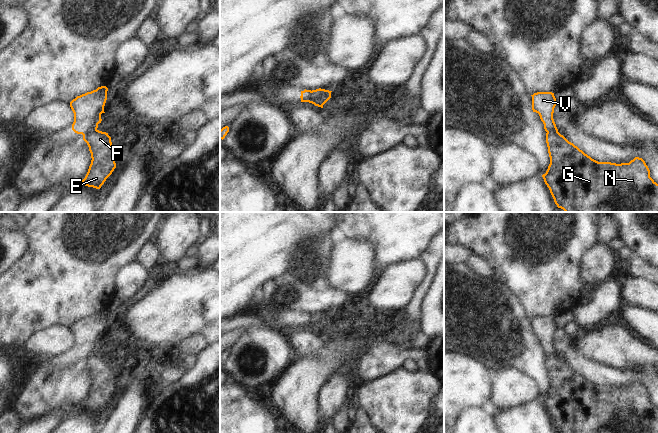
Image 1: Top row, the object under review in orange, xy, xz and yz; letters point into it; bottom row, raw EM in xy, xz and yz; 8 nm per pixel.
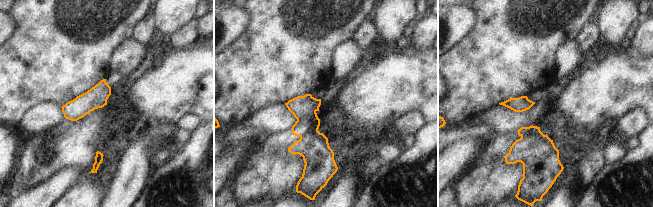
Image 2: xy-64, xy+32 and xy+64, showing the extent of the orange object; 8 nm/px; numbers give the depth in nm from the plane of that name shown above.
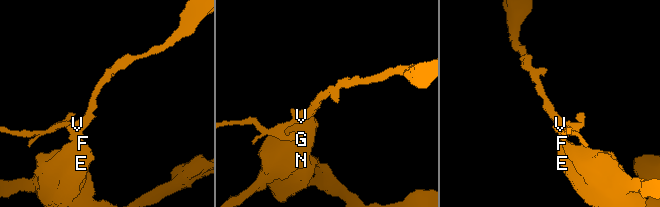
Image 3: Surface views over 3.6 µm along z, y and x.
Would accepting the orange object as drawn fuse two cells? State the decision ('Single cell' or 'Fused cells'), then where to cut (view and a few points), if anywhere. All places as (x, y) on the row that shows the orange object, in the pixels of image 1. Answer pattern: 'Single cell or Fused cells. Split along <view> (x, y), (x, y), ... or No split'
Fused cells. Split along xy (96, 128), (92, 128), (83, 137)

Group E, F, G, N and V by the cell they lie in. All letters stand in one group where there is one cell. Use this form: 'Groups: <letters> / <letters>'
Groups: E F G N / V

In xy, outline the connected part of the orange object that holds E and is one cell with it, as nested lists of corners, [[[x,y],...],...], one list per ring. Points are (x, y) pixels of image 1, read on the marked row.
[[[92,129],[83,137],[83,140],[89,147],[92,160],[81,183],[88,187],[100,189],[116,168],[115,150],[111,137],[106,132]]]

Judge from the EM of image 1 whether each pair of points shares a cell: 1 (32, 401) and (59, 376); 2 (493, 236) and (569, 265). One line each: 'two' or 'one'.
1: one
2: one

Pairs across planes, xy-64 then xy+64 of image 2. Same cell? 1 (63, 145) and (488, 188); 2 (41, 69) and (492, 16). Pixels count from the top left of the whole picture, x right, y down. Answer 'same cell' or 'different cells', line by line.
1: same cell
2: same cell

